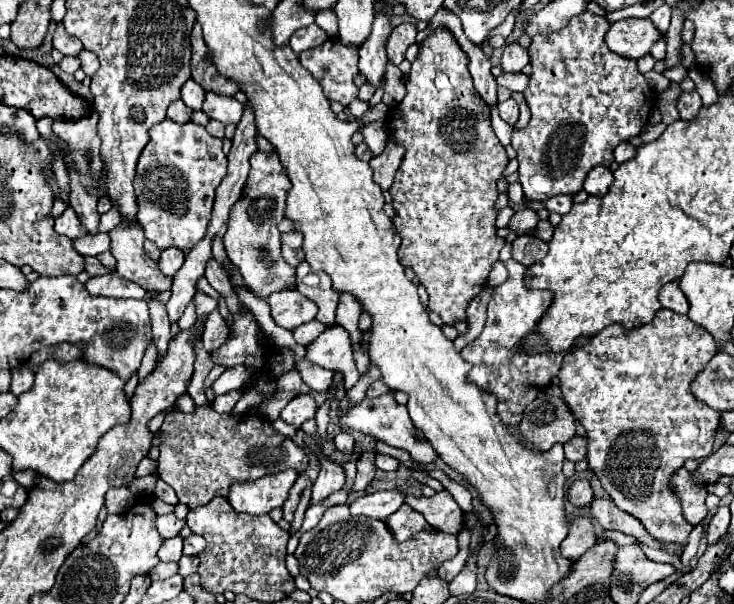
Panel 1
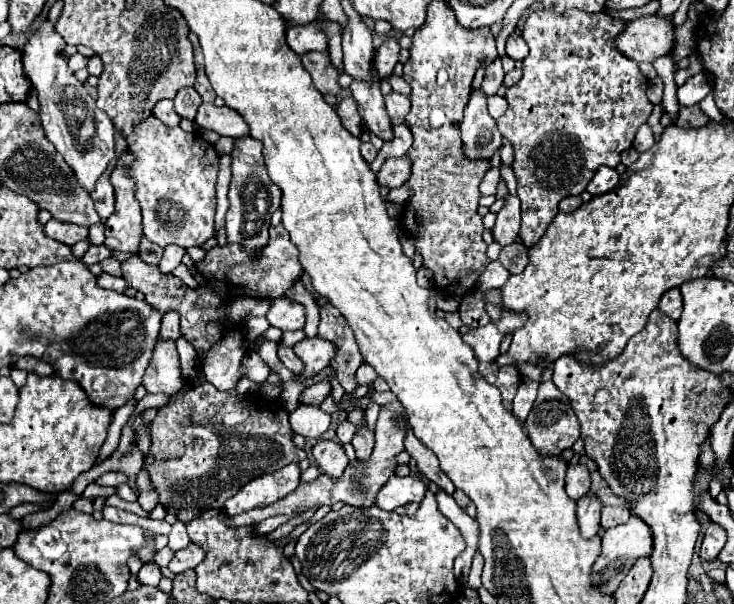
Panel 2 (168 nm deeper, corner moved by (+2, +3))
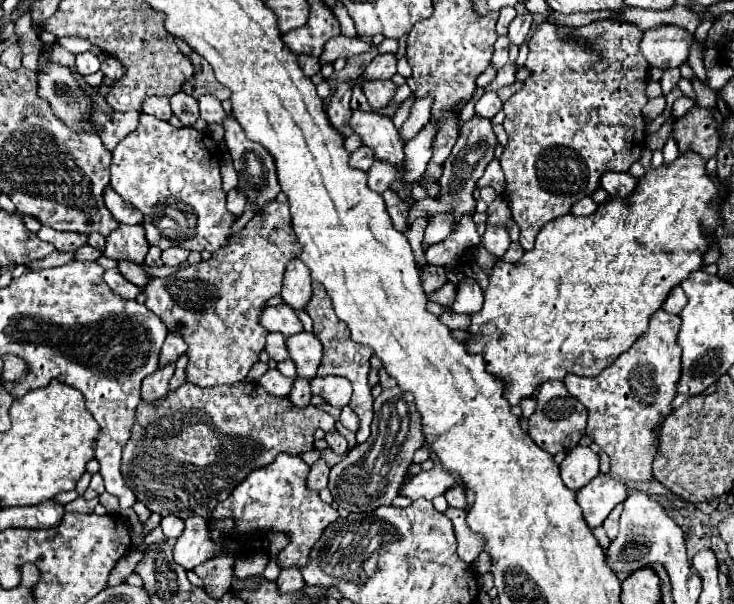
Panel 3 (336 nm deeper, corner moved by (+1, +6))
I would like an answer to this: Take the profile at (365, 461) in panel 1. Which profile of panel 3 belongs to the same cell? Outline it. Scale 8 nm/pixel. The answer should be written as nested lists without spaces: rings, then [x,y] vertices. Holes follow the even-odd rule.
[[[313,282],[313,298],[307,304],[307,314],[313,320],[313,334],[321,340],[323,344],[323,360],[321,366],[317,370],[317,376],[327,376],[327,374],[335,374],[335,376],[345,376],[351,384],[353,384],[353,398],[351,398],[351,406],[353,412],[359,416],[359,430],[357,430],[357,442],[365,442],[369,438],[369,426],[373,420],[373,396],[371,396],[371,386],[367,384],[367,374],[371,370],[369,366],[369,358],[371,358],[371,348],[367,346],[359,346],[357,342],[351,340],[347,324],[341,322],[331,306],[331,298],[327,296],[327,292],[323,290],[323,286],[319,286],[317,282]]]

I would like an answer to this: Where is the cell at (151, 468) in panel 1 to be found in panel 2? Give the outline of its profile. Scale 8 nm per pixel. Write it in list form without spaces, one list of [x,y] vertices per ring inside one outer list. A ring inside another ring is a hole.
[[[106,473],[106,475],[96,479],[96,483],[102,485],[102,487],[116,487],[116,485],[120,485],[124,481],[126,481],[126,477],[122,473]]]

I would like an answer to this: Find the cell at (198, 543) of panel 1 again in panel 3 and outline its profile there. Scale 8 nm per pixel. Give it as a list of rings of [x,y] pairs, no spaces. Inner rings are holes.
[[[165,516],[161,520],[161,528],[165,532],[167,538],[179,538],[179,534],[183,532],[183,520],[181,518],[175,518],[175,516]]]

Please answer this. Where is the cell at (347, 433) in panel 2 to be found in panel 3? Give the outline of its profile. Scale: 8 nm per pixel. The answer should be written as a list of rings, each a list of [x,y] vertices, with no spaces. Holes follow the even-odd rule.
[[[345,406],[343,408],[343,412],[341,412],[341,424],[345,426],[345,428],[349,428],[349,430],[353,430],[353,432],[357,432],[357,428],[359,428],[359,418],[357,418],[357,414],[349,408],[349,406]]]

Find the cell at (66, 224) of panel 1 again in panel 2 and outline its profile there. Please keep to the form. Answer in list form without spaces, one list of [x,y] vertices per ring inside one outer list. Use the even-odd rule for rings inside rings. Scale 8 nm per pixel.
[[[50,219],[44,225],[44,233],[46,233],[46,237],[50,237],[54,241],[60,241],[60,243],[64,243],[68,247],[72,247],[78,241],[88,239],[88,229],[82,229],[80,225],[62,225],[62,223],[54,221],[54,219]]]

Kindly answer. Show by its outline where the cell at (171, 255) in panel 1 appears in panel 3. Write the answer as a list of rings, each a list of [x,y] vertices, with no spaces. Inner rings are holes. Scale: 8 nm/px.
[[[171,246],[163,252],[163,264],[165,266],[181,266],[189,256],[189,250],[183,250],[181,246]]]

